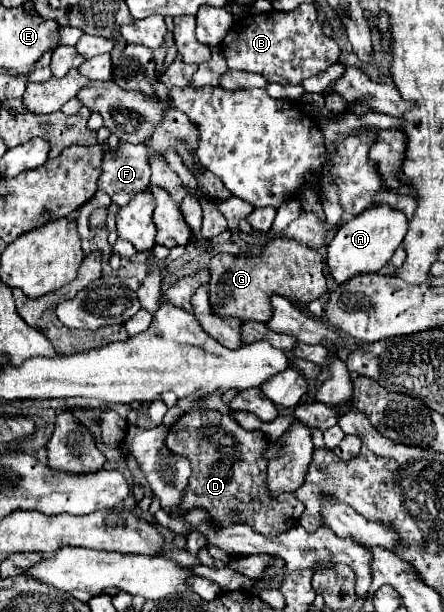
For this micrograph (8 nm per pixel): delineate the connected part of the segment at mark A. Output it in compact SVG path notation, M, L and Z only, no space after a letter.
M376 205L374 209L364 211L342 223L342 227L328 245L328 257L326 257L328 275L334 281L334 285L342 285L344 281L356 275L378 273L380 269L384 269L394 251L400 247L406 231L408 231L406 215L390 205Z

